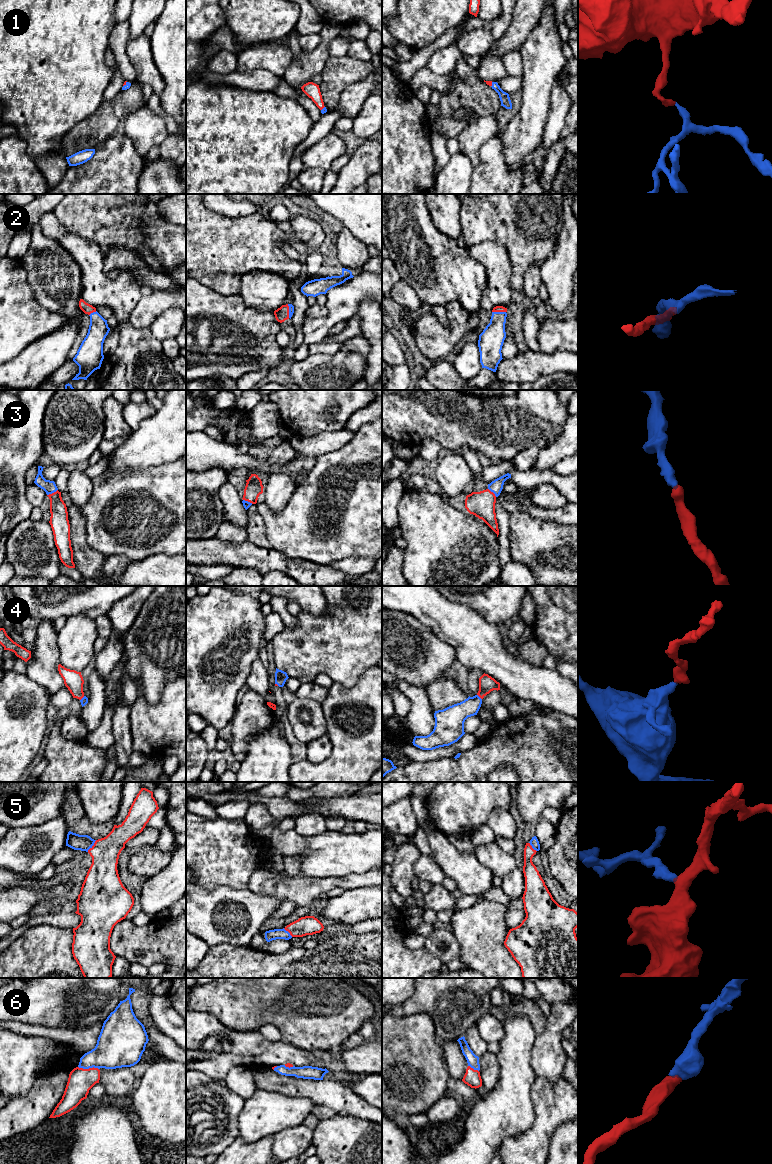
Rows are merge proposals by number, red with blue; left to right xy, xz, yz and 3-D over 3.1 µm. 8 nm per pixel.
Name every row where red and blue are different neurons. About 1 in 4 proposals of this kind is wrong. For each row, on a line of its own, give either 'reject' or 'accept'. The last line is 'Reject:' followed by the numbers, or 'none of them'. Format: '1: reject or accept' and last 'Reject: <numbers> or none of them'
1: accept
2: accept
3: accept
4: accept
5: accept
6: accept
Reject: none of them

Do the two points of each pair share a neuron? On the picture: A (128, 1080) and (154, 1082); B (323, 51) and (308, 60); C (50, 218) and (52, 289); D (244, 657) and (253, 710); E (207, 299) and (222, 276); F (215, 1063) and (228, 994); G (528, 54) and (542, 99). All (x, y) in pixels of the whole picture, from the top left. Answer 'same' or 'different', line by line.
A: different
B: same
C: different
D: different
E: different
F: different
G: same

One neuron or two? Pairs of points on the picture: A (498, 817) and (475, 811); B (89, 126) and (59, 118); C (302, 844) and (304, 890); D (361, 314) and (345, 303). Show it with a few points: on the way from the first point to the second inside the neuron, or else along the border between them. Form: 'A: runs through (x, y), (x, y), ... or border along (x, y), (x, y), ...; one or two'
A: border along (509, 810), (495, 809), (489, 815), (486, 823); two
B: border along (96, 109), (78, 121), (61, 140); two
C: border along (298, 875), (326, 877); two
D: border along (370, 297), (361, 302), (353, 315); two

